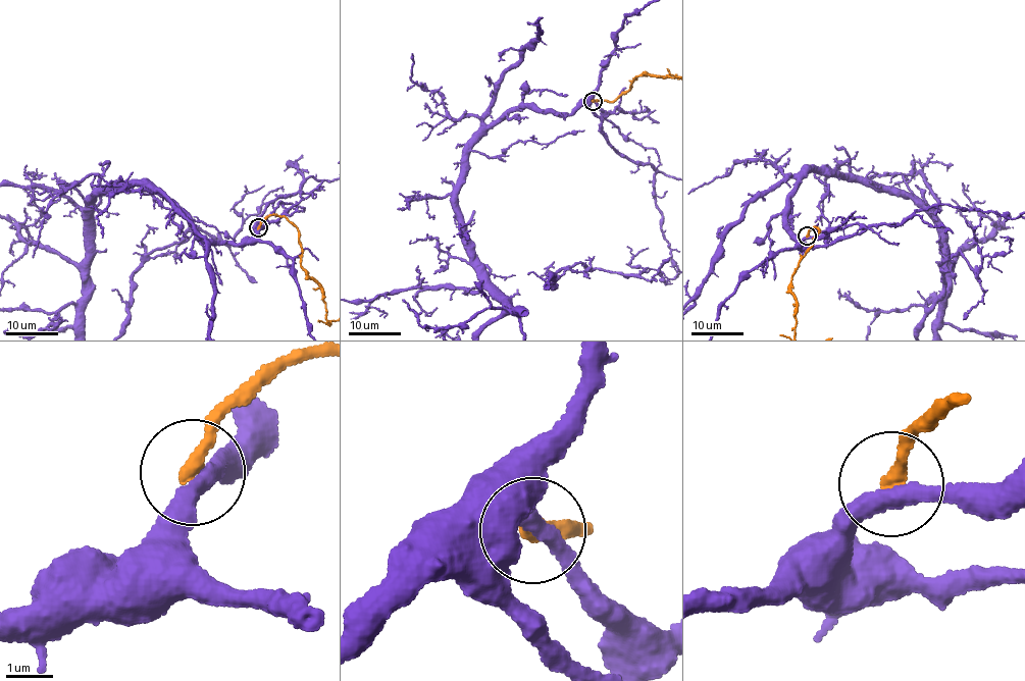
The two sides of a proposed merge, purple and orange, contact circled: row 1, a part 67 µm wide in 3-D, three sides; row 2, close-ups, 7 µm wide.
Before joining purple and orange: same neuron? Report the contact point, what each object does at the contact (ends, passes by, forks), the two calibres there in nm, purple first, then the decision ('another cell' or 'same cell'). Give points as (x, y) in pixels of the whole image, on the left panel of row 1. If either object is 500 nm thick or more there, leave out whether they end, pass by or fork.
place (258, 227); purple passes by; orange ends; calibres 380 and 320 nm; another cell

